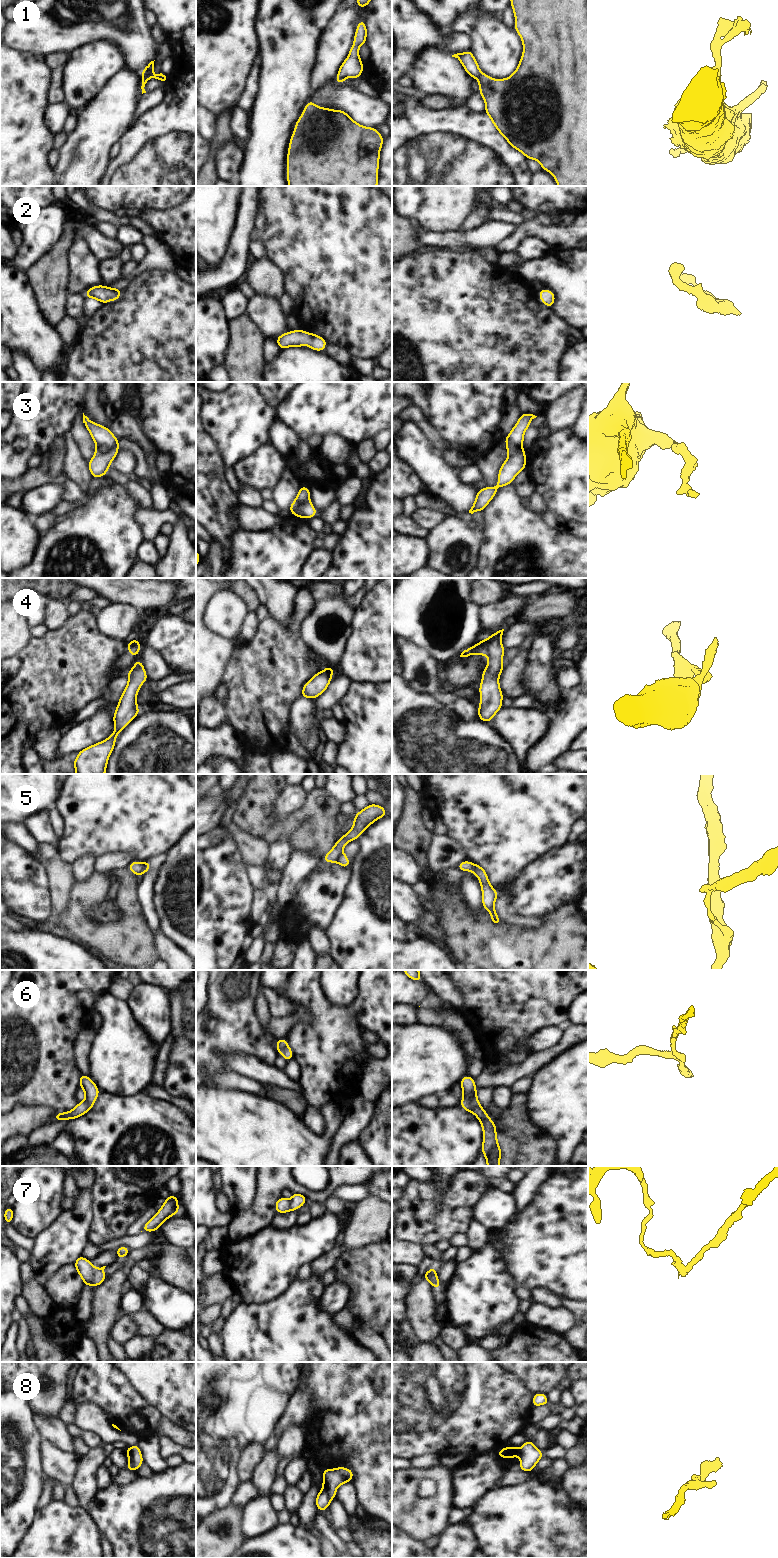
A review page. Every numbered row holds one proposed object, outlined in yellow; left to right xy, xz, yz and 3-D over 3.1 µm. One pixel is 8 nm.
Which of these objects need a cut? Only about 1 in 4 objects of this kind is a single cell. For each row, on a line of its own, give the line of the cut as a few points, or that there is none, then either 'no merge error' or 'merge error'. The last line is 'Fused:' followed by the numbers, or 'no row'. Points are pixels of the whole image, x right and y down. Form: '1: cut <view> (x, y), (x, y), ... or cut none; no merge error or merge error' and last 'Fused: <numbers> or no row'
1: cut xy (141, 72), (149, 78); merge error
2: cut none; no merge error
3: cut xy (117, 447), (105, 452), (98, 452), (96, 450); merge error
4: cut yz (484, 640), (488, 655); merge error
5: cut yz (471, 862), (471, 869), (474, 872); merge error
6: cut yz (463, 1097), (471, 1104), (471, 1111); merge error
7: cut xy (96, 1268), (90, 1284); merge error
8: cut xz (322, 1488), (330, 1499); merge error
Fused: 1, 3, 4, 5, 6, 7, 8

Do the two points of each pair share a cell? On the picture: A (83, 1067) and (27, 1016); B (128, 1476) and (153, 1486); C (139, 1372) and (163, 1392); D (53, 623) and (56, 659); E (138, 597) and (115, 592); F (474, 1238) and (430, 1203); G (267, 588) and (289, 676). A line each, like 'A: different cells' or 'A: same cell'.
A: different cells
B: different cells
C: same cell
D: different cells
E: same cell
F: different cells
G: different cells

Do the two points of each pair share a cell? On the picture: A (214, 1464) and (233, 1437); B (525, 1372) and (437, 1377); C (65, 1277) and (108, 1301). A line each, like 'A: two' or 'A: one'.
A: one
B: two
C: two

